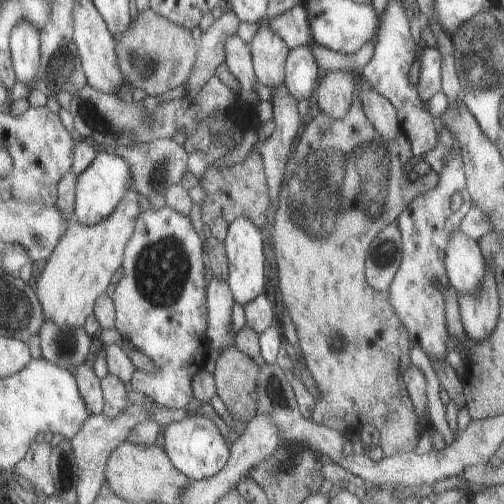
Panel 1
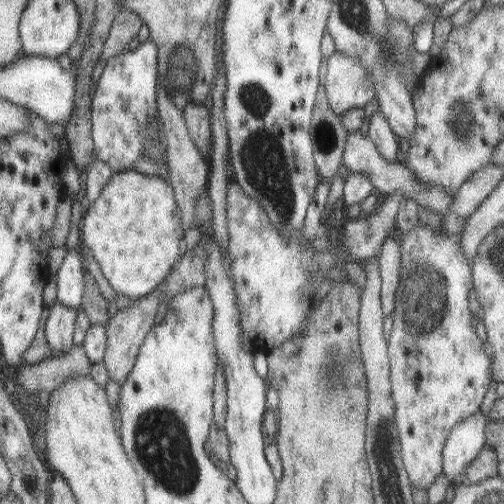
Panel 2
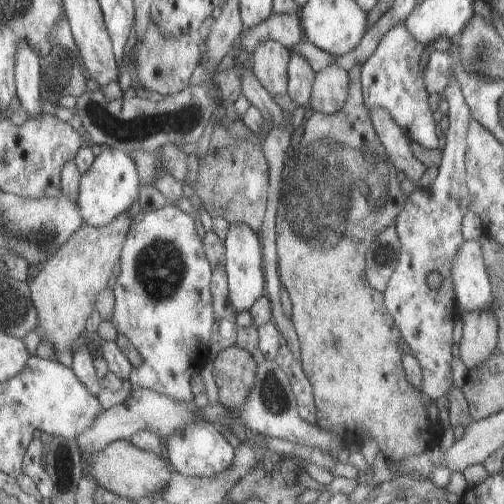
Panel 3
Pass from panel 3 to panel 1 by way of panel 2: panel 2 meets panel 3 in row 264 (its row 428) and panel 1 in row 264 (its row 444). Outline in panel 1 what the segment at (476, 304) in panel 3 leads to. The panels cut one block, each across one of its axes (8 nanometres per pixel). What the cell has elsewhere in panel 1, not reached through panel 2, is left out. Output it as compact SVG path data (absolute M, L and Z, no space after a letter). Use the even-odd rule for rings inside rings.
M455 230L447 242L443 268L447 270L449 286L457 288L459 294L471 294L481 286L487 260L477 240Z

